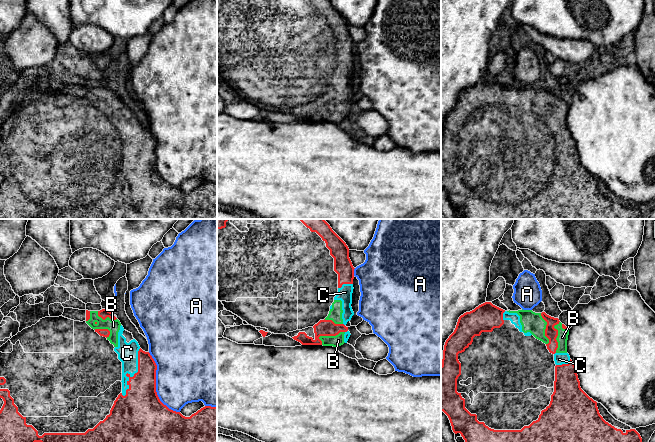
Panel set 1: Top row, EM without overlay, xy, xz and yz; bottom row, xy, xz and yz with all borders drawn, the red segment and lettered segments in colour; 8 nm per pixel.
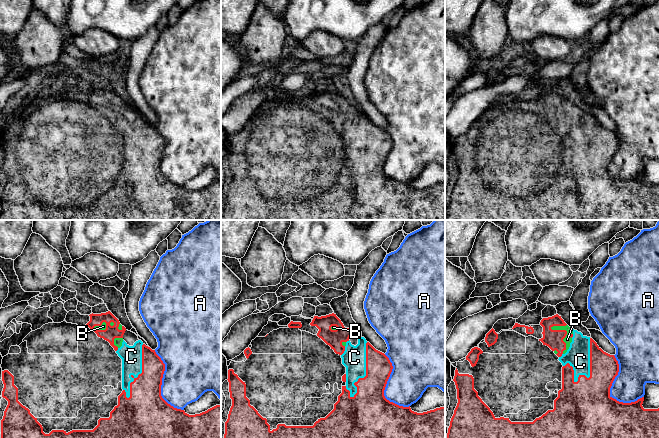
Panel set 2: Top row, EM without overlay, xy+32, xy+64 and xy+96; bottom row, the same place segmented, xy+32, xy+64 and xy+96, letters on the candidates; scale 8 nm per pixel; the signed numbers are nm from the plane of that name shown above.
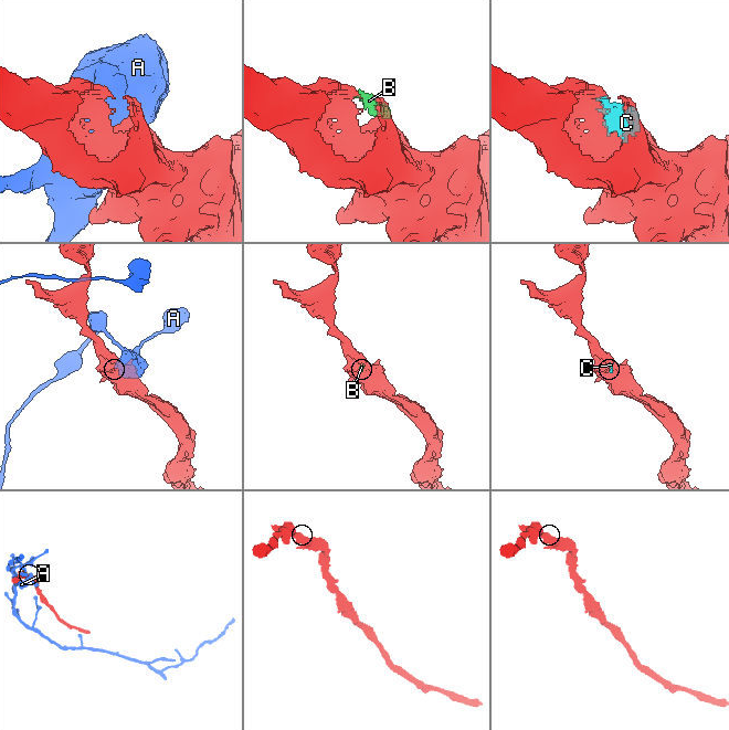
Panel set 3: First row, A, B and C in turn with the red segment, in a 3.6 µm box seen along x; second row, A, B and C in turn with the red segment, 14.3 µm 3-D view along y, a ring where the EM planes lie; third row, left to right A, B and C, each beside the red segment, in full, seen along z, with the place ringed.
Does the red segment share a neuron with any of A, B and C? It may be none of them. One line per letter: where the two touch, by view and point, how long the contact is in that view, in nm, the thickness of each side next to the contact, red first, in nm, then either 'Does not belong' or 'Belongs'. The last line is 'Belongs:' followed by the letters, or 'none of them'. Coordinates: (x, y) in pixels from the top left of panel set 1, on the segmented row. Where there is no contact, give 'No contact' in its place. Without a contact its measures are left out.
A: Touches red at xy (155, 386). Shared border 550 nm. Thickness 380 nm (red) against 460 nm. Does not belong
B: Touches red at yz (556, 337). Shared border 260 nm. Thickness 100 nm (red) against 90 nm. Belongs
C: Touches red at xy (135, 373). Shared border 420 nm. Thickness 300 nm (red) against 160 nm. Belongs
Belongs: B, C

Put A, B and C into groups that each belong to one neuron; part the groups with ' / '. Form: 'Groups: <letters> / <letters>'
Groups: A / B C

